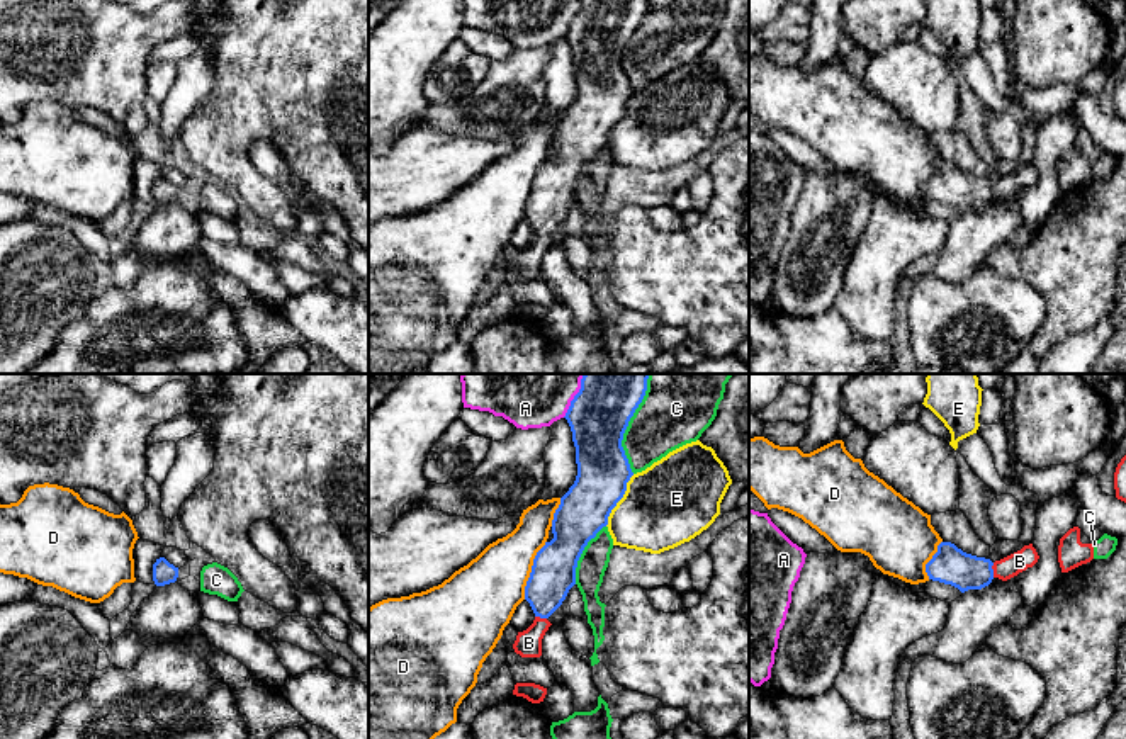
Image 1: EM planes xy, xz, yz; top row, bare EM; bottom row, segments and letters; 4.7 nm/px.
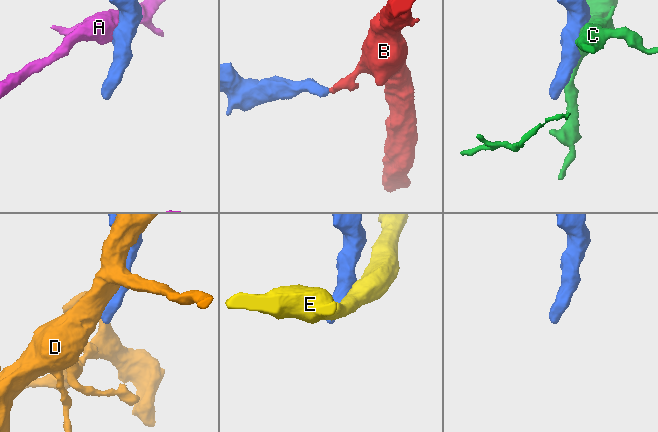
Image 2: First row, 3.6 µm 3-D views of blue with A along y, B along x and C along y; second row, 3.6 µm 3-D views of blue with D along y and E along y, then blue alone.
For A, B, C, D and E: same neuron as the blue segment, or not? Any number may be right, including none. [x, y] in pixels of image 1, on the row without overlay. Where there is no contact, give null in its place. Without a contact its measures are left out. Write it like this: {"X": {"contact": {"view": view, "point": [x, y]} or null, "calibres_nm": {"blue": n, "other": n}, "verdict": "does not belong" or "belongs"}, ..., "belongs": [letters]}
{"A": {"contact": {"view": "xz", "point": [573, 19]}, "calibres_nm": {"blue": 280, "other": 220}, "verdict": "does not belong"}, "B": {"contact": {"view": "yz", "point": [992, 189]}, "calibres_nm": {"blue": 180, "other": 100}, "verdict": "belongs"}, "C": {"contact": {"view": "xz", "point": [627, 45]}, "calibres_nm": {"blue": 280, "other": 320}, "verdict": "does not belong"}, "D": {"contact": {"view": "xz", "point": [532, 189]}, "calibres_nm": {"blue": 220, "other": 320}, "verdict": "does not belong"}, "E": {"contact": {"view": "xz", "point": [620, 118]}, "calibres_nm": {"blue": 260, "other": 400}, "verdict": "does not belong"}, "belongs": ["B"]}

